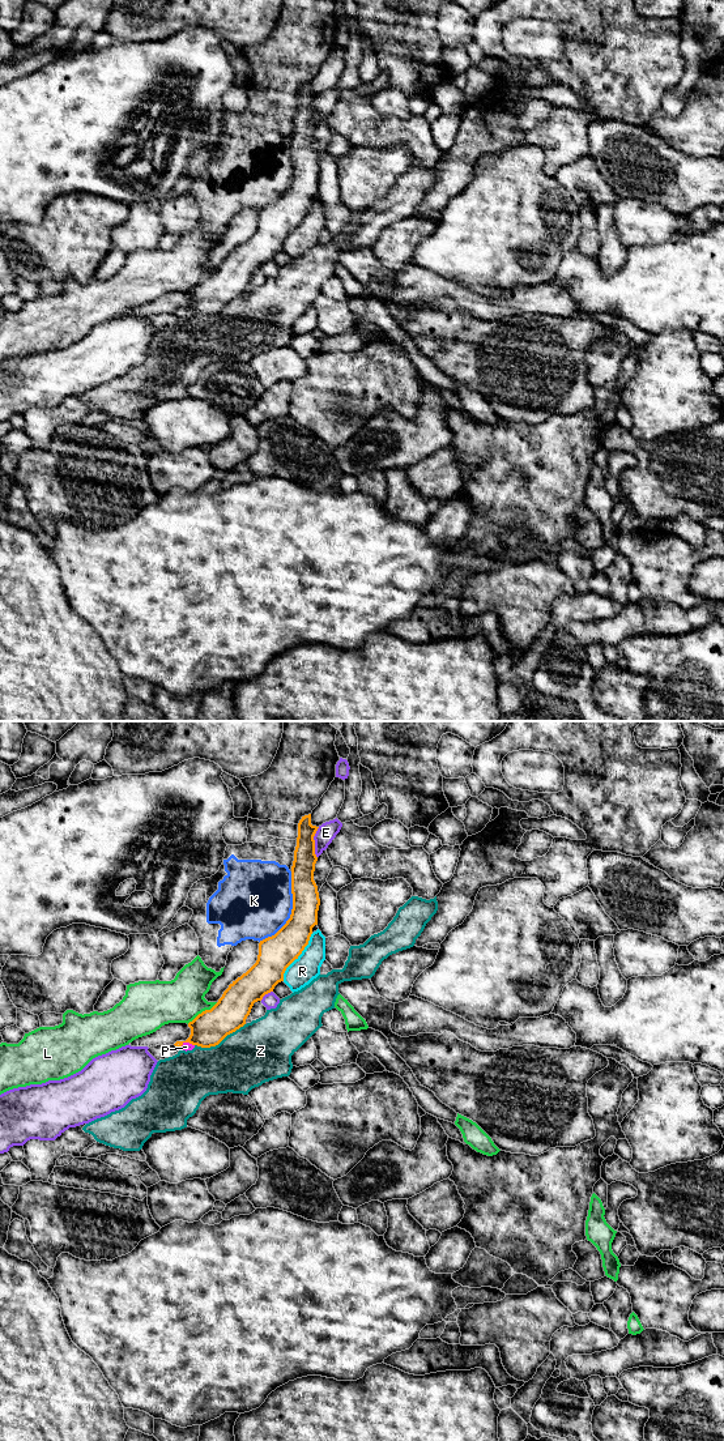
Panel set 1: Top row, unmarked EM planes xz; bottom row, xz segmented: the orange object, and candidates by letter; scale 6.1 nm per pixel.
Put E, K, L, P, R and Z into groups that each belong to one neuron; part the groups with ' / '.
E / K / L / P / R / Z

